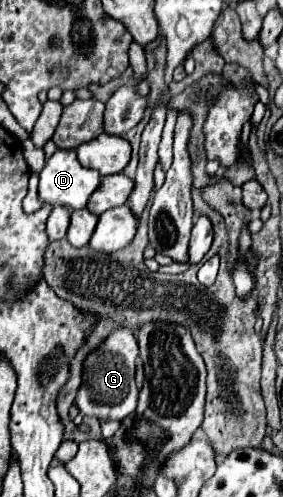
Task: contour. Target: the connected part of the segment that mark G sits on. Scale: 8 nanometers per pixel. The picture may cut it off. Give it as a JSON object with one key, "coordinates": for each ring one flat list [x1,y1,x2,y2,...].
{"coordinates":[[118,326,110,332,110,336,96,348,92,350,82,368,82,384,76,394,76,408,84,416,92,418,102,418,102,420,122,420,128,414,134,412,136,400,138,400,138,388,134,382,134,372,136,372,136,358,138,358,138,342,130,328]]}

